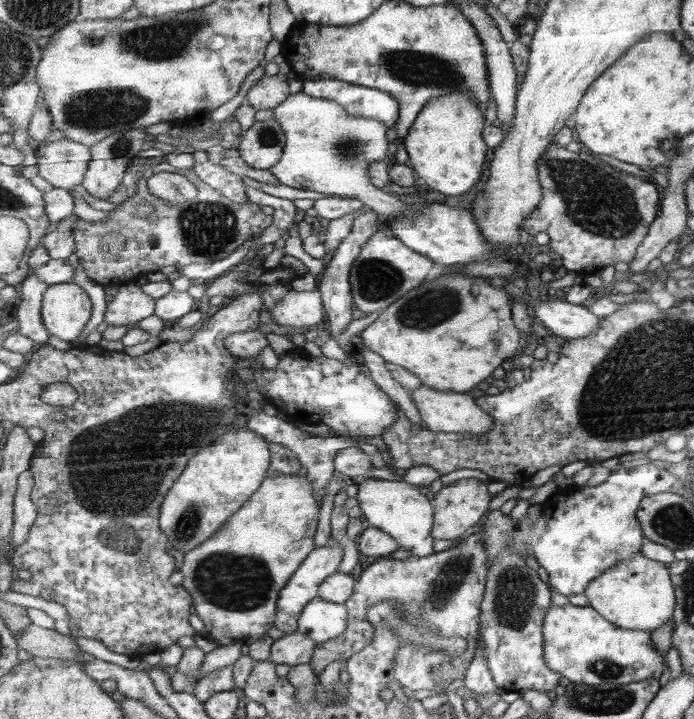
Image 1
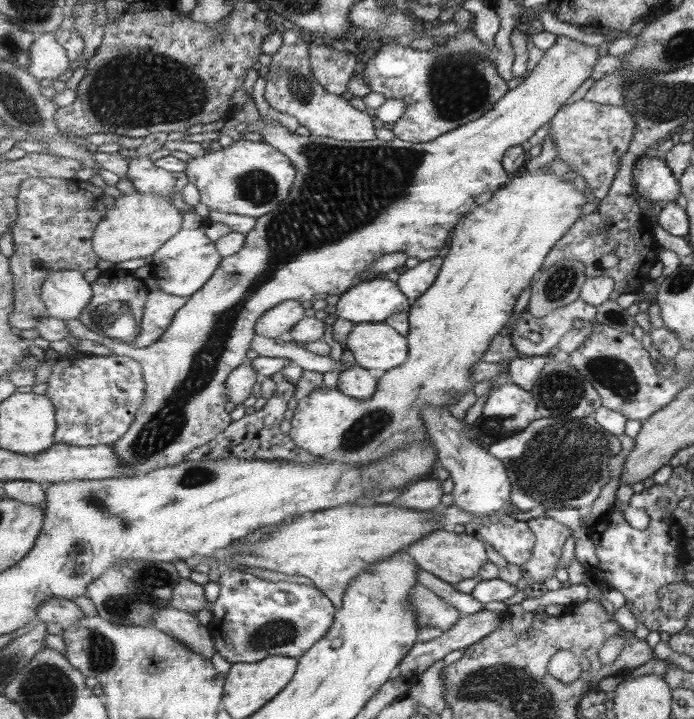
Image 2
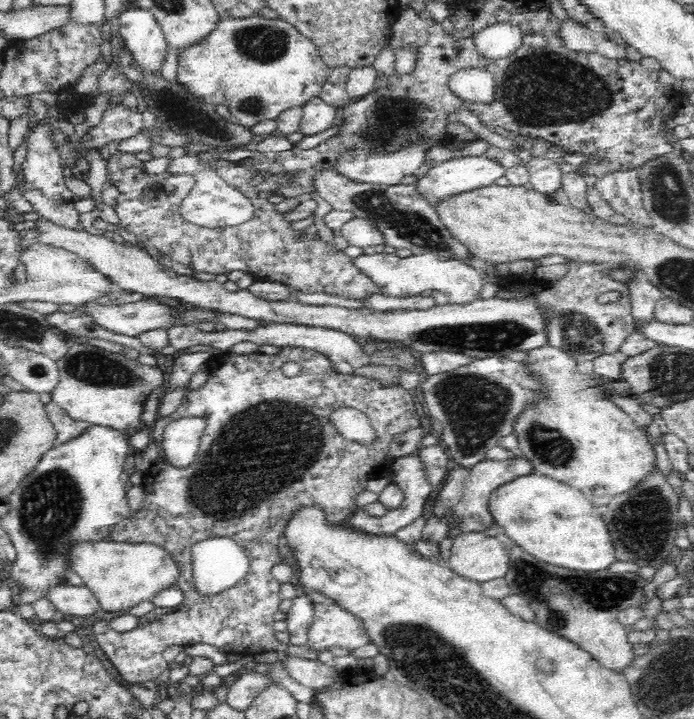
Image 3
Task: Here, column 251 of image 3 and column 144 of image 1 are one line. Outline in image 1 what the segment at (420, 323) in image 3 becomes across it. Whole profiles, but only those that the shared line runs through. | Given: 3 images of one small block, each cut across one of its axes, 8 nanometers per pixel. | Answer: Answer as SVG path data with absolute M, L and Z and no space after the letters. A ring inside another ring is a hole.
M133 283L118 286L113 300L107 305L105 321L108 326L125 328L156 315L156 299Z

